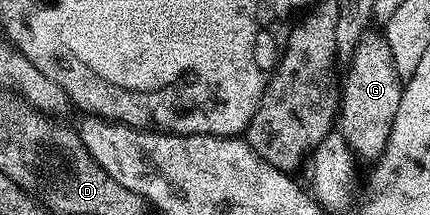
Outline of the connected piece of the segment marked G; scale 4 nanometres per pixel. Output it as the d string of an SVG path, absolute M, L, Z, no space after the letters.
M373 29L363 34L348 61L346 79L340 83L340 114L336 120L337 130L355 154L376 157L386 147L396 109L400 109L400 97L404 81L396 73L392 49L388 49L385 34L378 35Z

